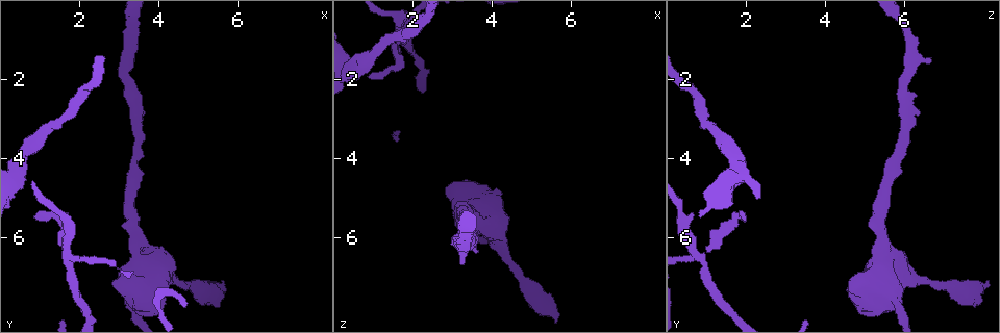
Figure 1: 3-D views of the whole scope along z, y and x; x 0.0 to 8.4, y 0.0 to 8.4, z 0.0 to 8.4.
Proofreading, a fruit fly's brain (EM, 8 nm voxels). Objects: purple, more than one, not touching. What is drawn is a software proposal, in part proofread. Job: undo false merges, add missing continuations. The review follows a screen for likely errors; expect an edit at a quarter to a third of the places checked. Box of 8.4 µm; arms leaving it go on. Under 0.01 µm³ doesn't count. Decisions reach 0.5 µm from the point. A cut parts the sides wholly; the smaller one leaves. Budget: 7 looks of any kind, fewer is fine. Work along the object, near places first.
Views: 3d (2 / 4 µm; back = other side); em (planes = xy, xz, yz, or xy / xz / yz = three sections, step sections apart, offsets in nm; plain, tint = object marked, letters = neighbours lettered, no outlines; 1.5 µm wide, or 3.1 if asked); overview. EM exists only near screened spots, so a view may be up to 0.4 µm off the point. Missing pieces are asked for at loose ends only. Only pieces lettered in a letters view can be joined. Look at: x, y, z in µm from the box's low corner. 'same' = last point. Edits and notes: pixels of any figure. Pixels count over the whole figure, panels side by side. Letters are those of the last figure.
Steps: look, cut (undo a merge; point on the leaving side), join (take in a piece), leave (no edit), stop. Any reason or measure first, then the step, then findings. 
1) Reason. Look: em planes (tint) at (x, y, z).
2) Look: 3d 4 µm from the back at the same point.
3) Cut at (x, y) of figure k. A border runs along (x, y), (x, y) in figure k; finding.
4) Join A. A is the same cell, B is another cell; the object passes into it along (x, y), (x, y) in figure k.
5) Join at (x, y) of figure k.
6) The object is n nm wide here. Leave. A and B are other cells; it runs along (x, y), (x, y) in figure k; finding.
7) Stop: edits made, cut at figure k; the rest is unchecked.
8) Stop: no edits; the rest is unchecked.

Sharp bend. Look: em planes (tint) at (1.75, 6.50, 0.85).

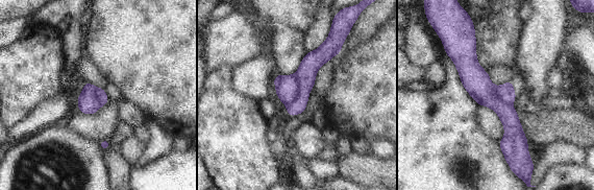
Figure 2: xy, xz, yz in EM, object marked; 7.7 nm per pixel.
What lies round it. Look: em planes (letters) at the same point.

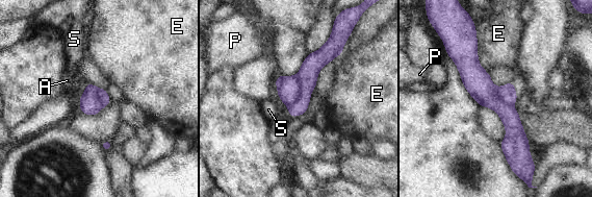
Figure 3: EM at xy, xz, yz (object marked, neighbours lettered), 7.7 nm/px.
The object is 190 nm wide here. Cut at (307, 76) of figure 3. A, E, P and S are other cells; the part that leaves runs along (331, 45), (292, 114) in figure 3; a second neuron is stuck on.

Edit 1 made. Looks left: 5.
An open end. Look: em yz step 8 (tint) at (3.25, 1.55, 6.70).

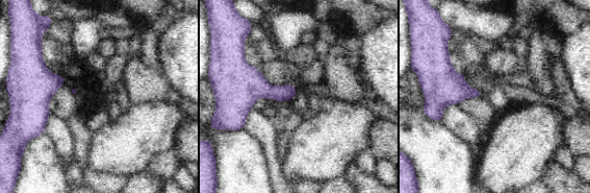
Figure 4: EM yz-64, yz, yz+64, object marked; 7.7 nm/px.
Look: em planes (letters) at the same point.

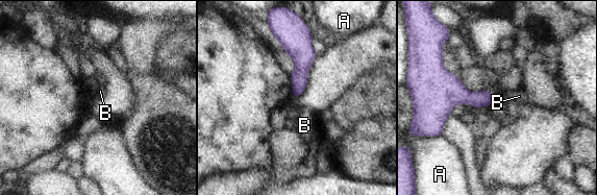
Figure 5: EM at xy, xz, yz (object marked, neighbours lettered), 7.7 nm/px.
The longest contact is with B, 70 nm. Join B. B is the same cell, A is another cell; the object passes into it along (459, 94), (492, 93), (519, 96) in figure 5; it goes on there.

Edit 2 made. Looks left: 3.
Stop: edits made, cut at figure 3, join at figure 5; the rest is unchecked.

